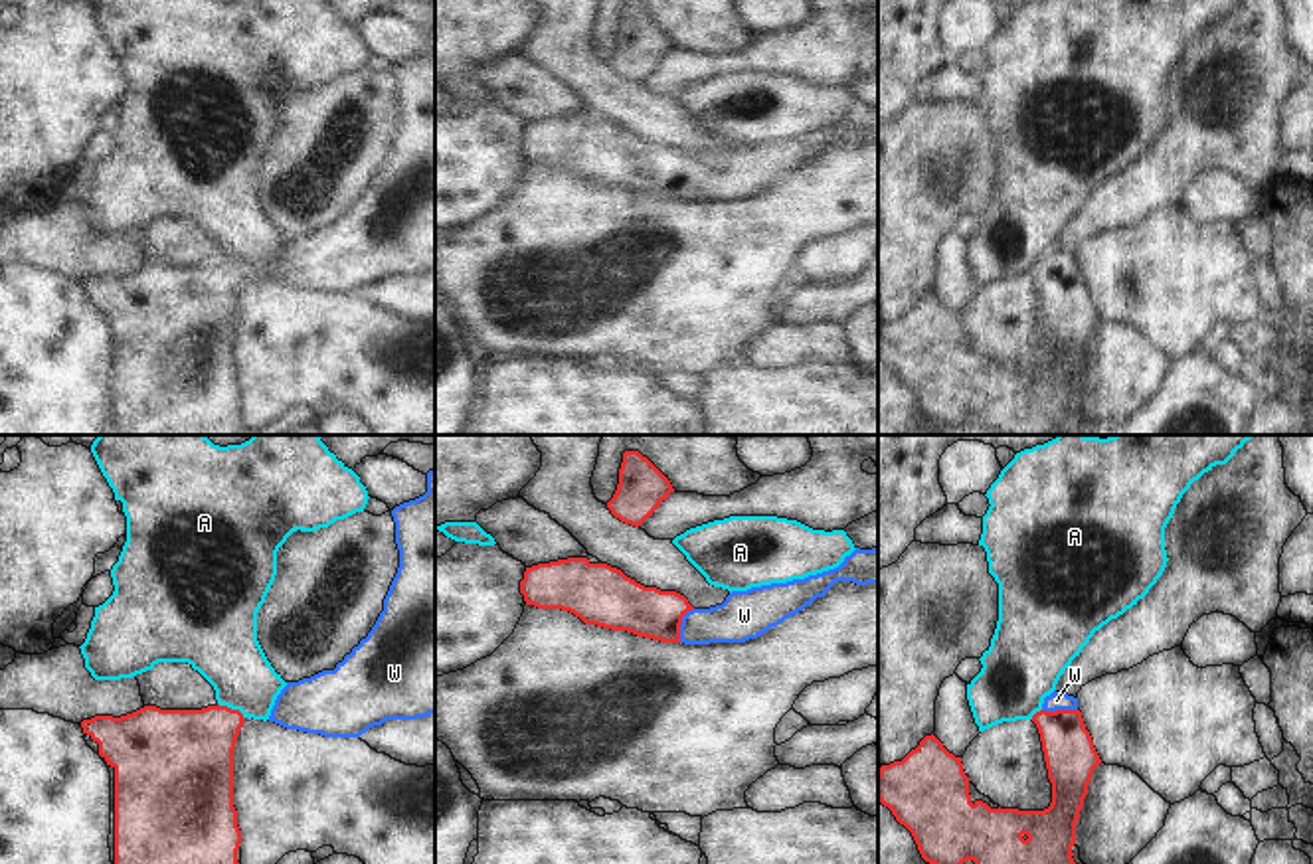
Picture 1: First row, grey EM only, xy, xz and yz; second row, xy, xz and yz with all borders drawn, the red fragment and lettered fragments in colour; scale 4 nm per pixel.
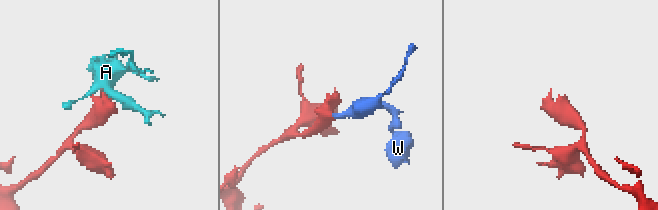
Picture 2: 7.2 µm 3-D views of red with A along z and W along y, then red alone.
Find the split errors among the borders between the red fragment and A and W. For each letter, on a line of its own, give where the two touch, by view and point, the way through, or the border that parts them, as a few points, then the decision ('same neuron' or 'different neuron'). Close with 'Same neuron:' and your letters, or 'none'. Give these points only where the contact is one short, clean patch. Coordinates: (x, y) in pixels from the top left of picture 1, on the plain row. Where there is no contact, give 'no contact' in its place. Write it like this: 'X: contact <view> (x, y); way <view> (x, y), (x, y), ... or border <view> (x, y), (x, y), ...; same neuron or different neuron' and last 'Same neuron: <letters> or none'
A: contact xy (230, 265); different neuron
W: contact xz (681, 180); way xz (623, 161), (681, 180), (728, 180), (740, 174); same neuron
Same neuron: W

